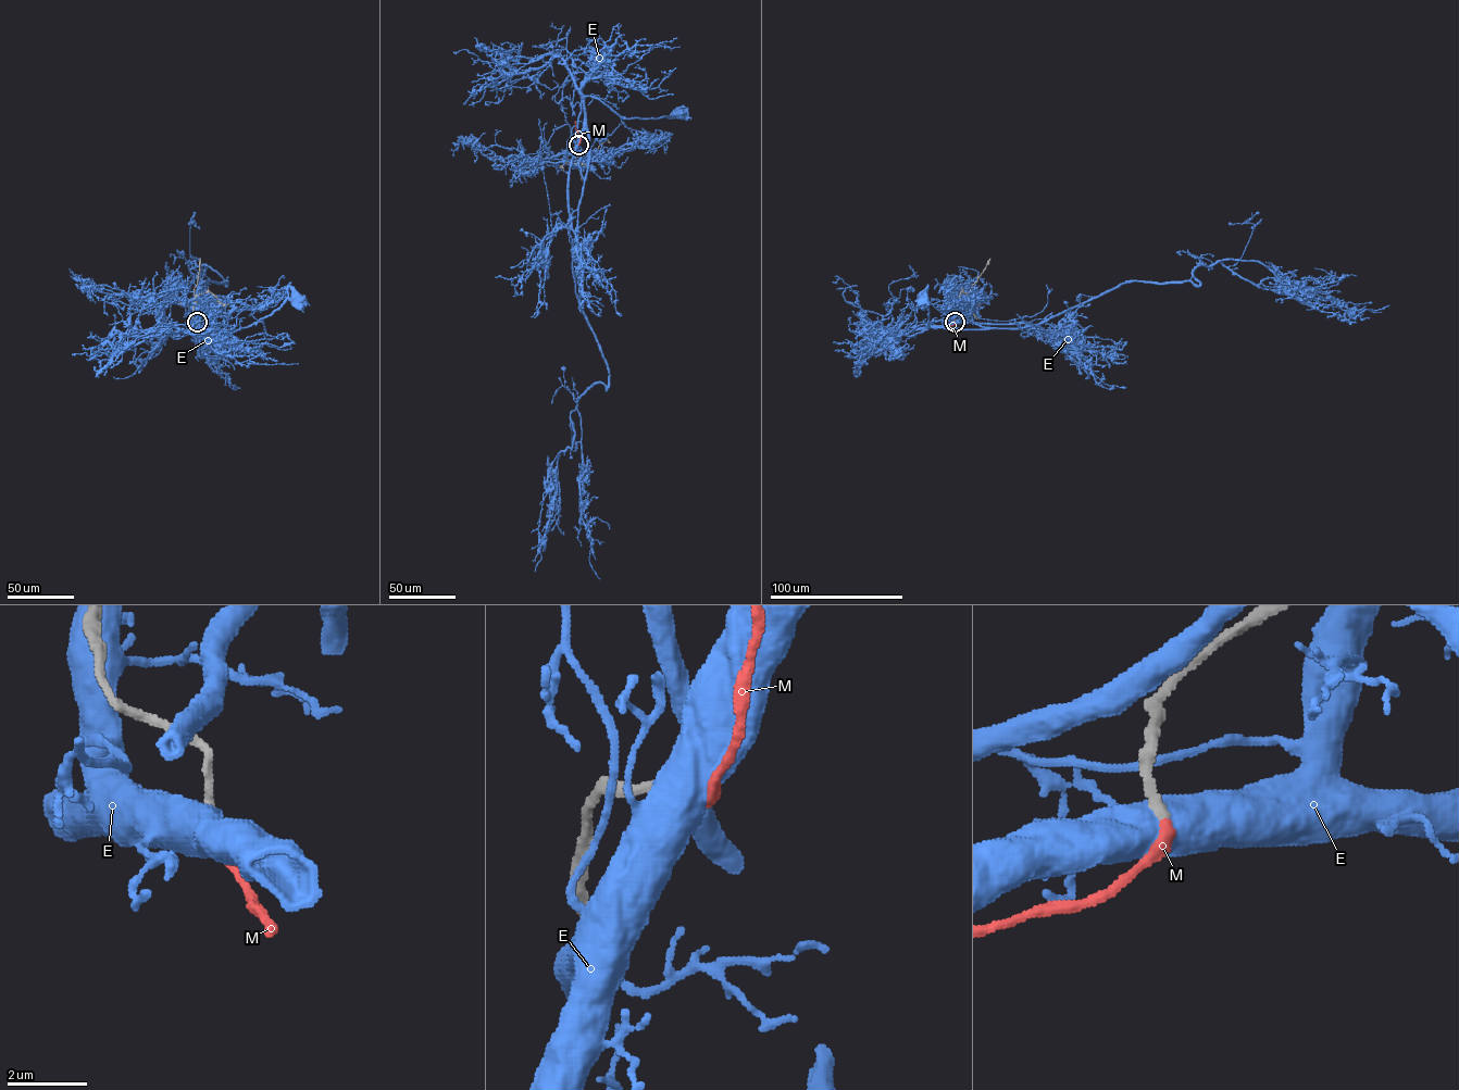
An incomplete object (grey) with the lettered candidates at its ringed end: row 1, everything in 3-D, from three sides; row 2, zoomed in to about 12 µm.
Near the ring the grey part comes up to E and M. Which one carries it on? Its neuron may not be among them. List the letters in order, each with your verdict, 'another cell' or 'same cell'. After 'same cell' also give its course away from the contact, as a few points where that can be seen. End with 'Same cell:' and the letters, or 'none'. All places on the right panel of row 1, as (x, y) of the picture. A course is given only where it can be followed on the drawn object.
E: another cell
M: same cell; it runs (955, 323), (932, 326)
Same cell: M

